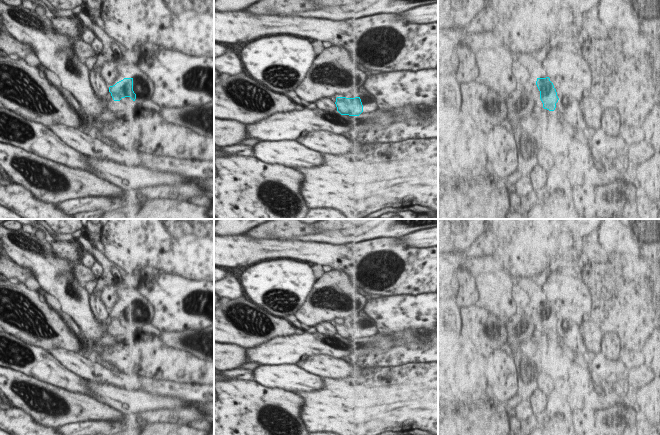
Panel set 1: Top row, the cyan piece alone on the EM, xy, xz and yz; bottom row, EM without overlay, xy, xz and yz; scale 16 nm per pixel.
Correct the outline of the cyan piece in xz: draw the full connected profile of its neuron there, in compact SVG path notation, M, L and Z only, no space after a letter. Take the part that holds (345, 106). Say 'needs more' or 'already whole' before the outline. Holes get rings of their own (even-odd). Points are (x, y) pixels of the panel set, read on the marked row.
needs more | M370 93L355 98L337 97L335 104L341 115L349 116L359 116L363 111L370 114L379 109L376 98Z

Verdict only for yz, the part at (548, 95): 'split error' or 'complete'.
complete

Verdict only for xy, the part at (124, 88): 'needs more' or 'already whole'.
needs more

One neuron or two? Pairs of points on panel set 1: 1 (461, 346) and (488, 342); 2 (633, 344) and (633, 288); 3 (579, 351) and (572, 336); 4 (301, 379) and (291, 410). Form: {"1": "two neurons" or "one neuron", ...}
{"1": "two neurons", "2": "one neuron", "3": "one neuron", "4": "two neurons"}

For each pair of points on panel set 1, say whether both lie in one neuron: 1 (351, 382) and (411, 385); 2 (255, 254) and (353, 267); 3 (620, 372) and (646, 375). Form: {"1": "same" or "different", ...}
{"1": "same", "2": "same", "3": "different"}

